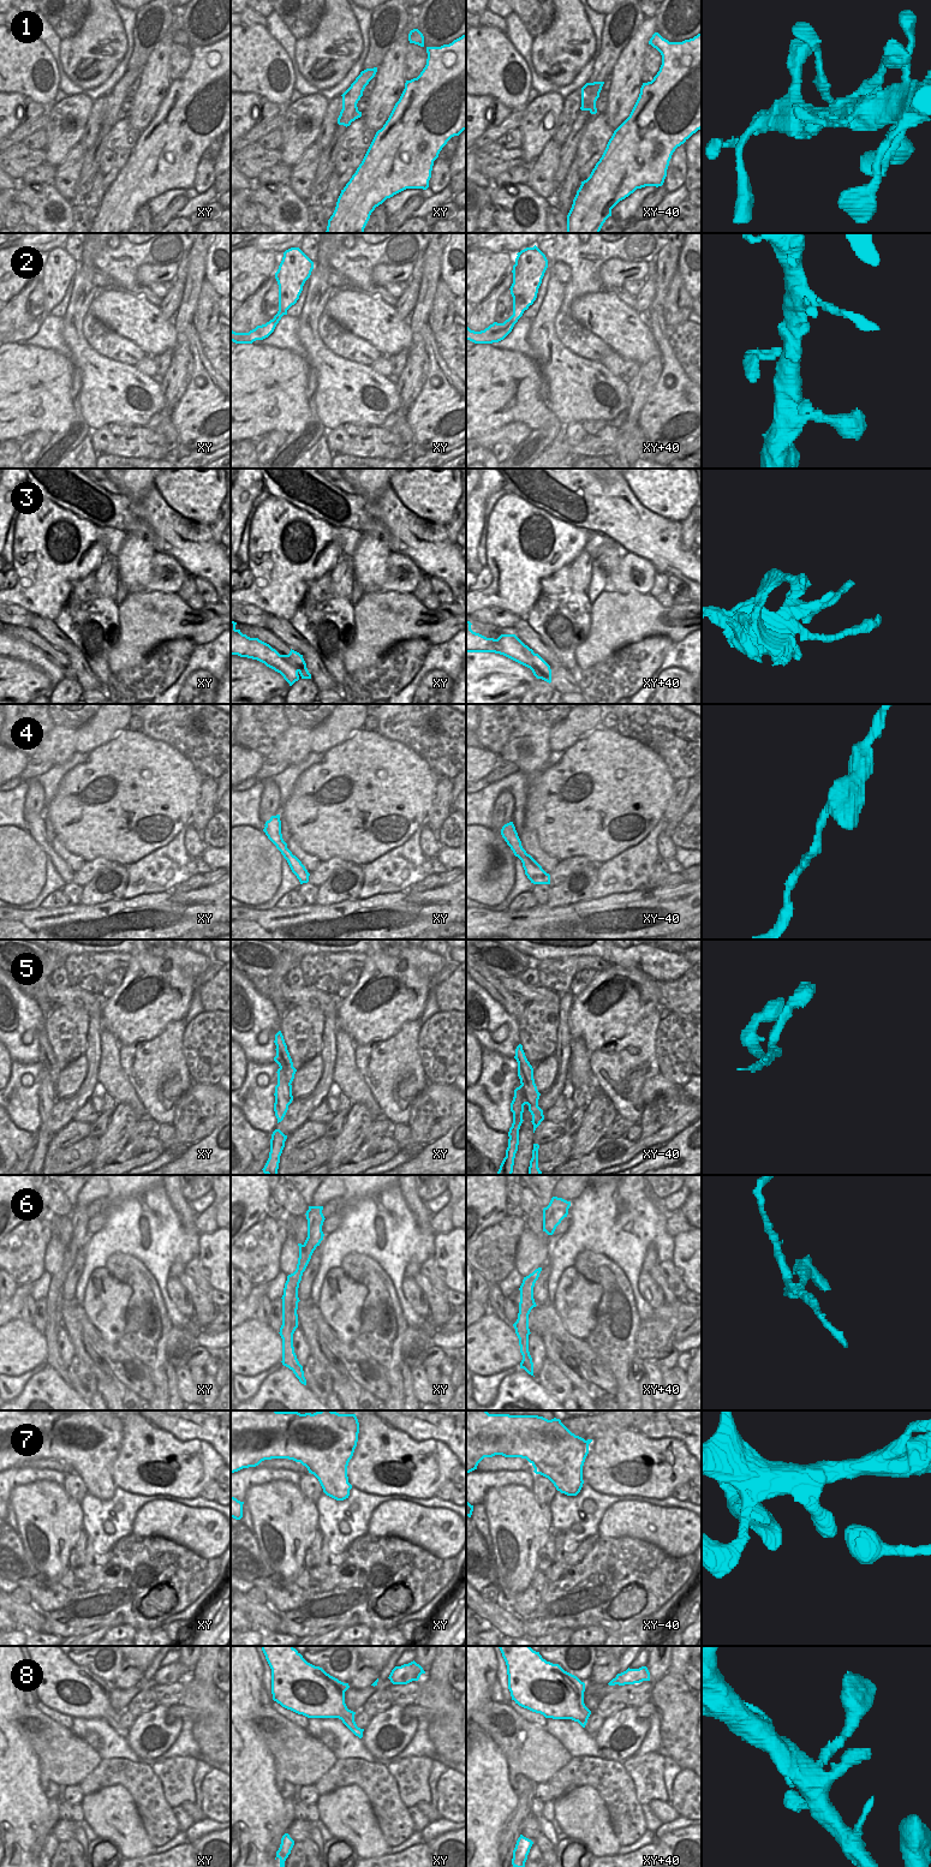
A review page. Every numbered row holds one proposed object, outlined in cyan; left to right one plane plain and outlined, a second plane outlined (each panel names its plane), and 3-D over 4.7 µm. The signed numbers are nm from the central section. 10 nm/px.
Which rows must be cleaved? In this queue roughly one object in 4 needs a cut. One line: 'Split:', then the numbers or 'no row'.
Split: 3, 5, 6

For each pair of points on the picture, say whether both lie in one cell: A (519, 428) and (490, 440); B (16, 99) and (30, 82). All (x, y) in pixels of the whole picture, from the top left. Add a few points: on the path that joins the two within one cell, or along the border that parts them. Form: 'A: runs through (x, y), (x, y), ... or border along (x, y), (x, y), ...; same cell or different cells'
A: runs through (512, 433), (497, 436); same cell
B: border along (12, 91), (18, 91), (25, 96); different cells

